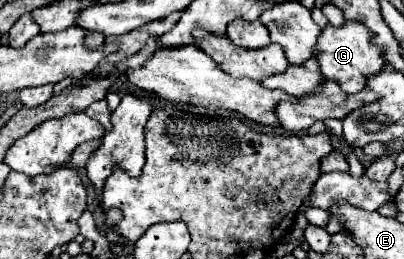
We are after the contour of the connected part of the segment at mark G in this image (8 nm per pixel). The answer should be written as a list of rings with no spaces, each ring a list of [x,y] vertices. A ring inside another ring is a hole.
[[[344,21],[342,27],[334,27],[328,23],[318,37],[316,55],[314,55],[318,59],[322,77],[336,81],[344,93],[356,93],[356,91],[364,89],[366,77],[384,69],[384,65],[386,65],[382,59],[380,47],[370,45],[370,37],[372,37],[372,33],[368,27],[364,27],[364,23]]]

